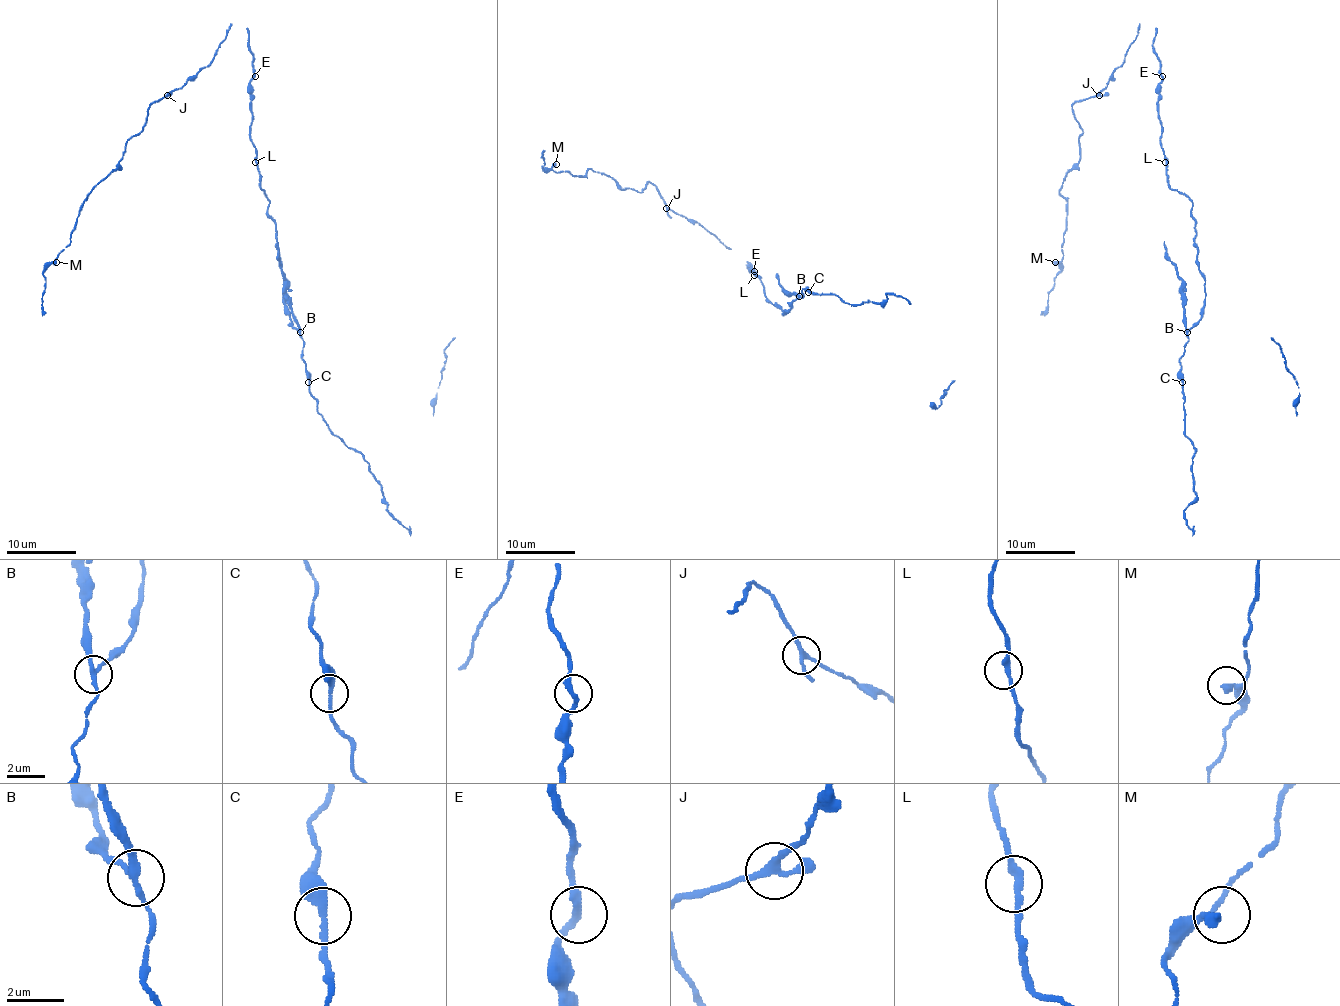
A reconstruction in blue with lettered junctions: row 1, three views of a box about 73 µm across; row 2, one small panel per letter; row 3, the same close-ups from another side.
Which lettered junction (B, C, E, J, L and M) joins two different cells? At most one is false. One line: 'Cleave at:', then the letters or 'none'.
Cleave at: B

